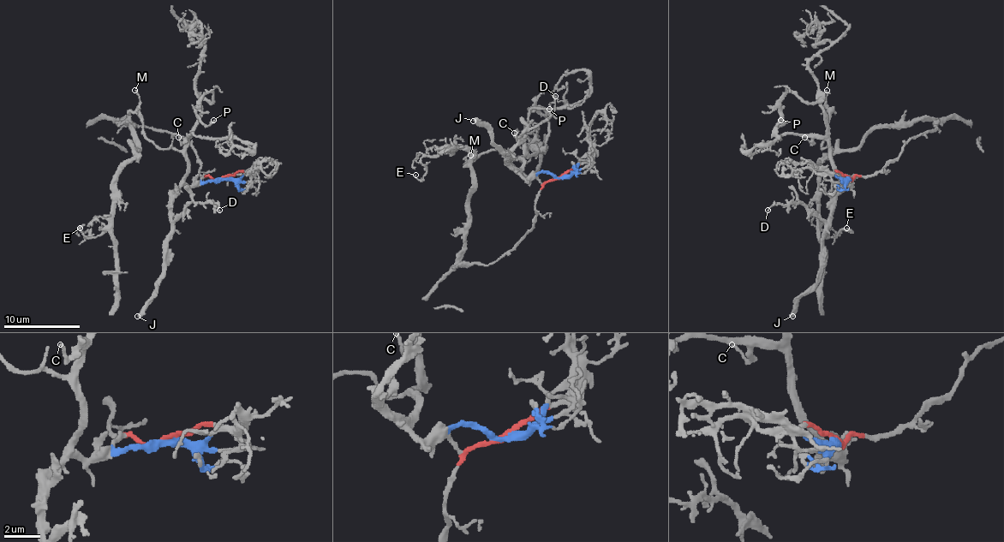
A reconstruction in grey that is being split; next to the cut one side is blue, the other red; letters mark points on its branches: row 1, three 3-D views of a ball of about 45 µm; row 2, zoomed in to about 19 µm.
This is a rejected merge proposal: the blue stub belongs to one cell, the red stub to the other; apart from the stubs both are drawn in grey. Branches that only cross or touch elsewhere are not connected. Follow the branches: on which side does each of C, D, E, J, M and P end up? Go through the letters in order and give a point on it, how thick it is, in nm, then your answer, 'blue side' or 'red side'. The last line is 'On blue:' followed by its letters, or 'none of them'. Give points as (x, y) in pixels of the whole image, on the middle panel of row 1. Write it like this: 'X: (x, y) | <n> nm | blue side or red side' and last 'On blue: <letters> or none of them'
C: (514, 133) | 150 nm | blue side
D: (555, 96) | 130 nm | blue side
E: (415, 175) | 130 nm | red side
J: (473, 121) | 400 nm | blue side
M: (470, 155) | 160 nm | blue side
P: (549, 109) | 240 nm | blue side
On blue: C, D, J, M, P

